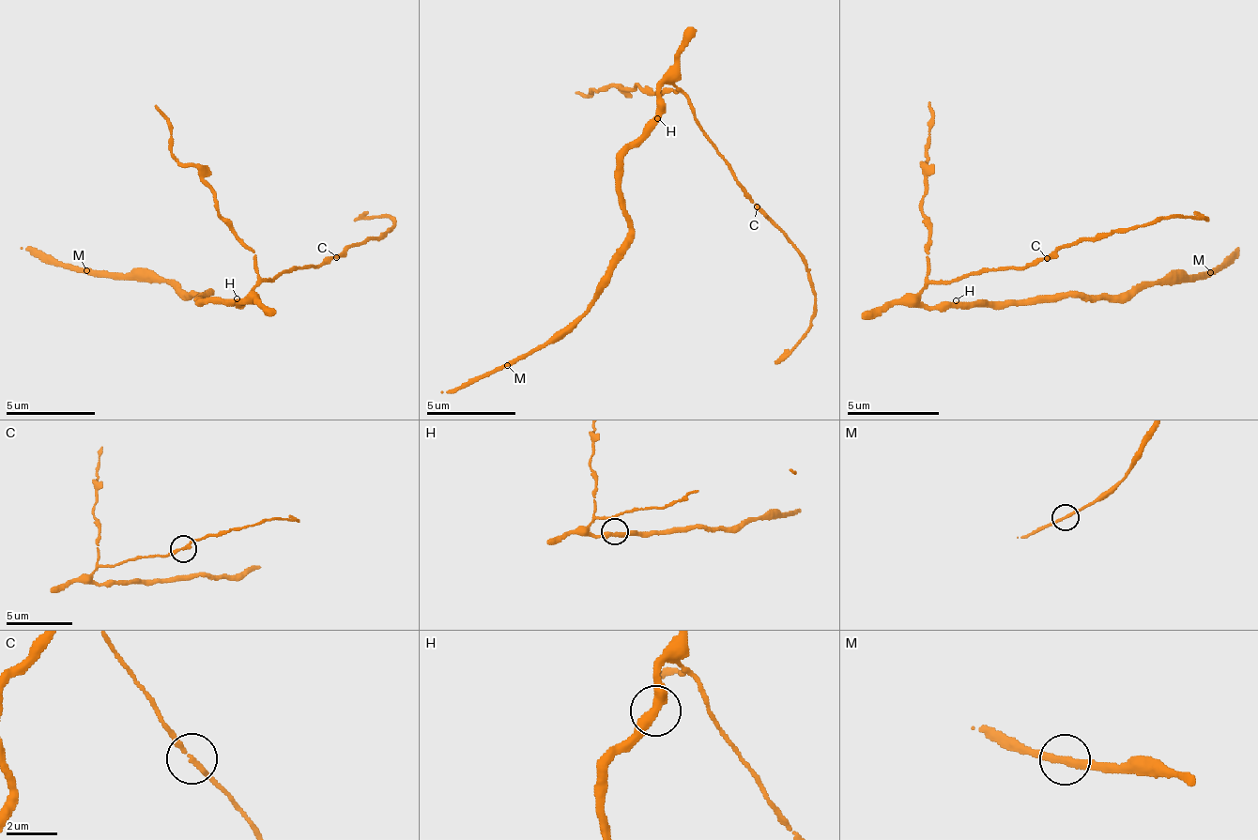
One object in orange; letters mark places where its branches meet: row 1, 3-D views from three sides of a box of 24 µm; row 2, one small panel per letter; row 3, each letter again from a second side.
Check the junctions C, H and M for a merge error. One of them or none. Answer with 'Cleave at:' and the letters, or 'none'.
Cleave at: none

